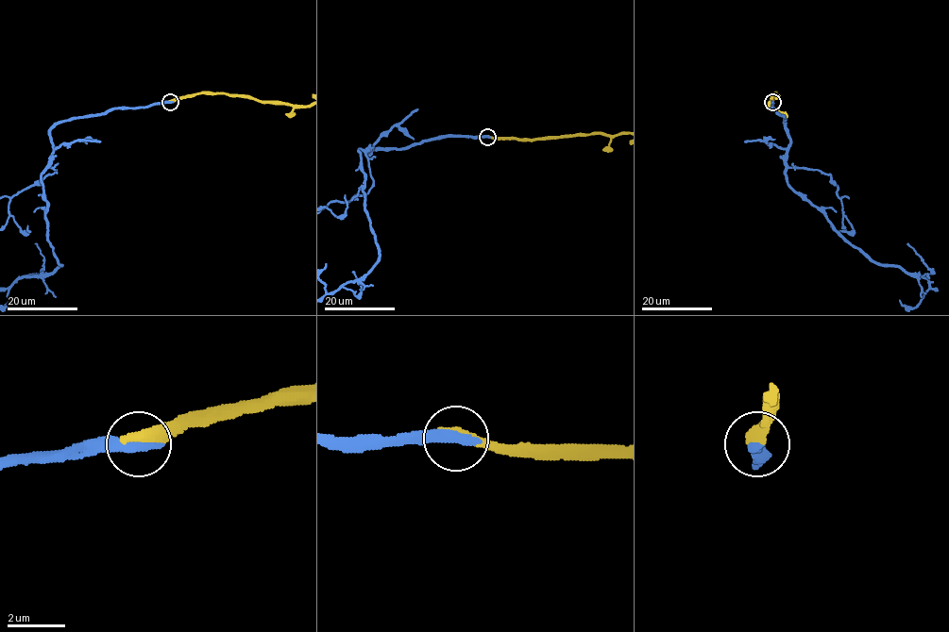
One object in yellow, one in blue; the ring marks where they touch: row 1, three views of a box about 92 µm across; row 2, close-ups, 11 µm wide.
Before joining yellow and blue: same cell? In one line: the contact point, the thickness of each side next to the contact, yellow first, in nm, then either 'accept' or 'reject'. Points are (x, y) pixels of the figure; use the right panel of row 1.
(772, 102) | 440/480 nm | reject

